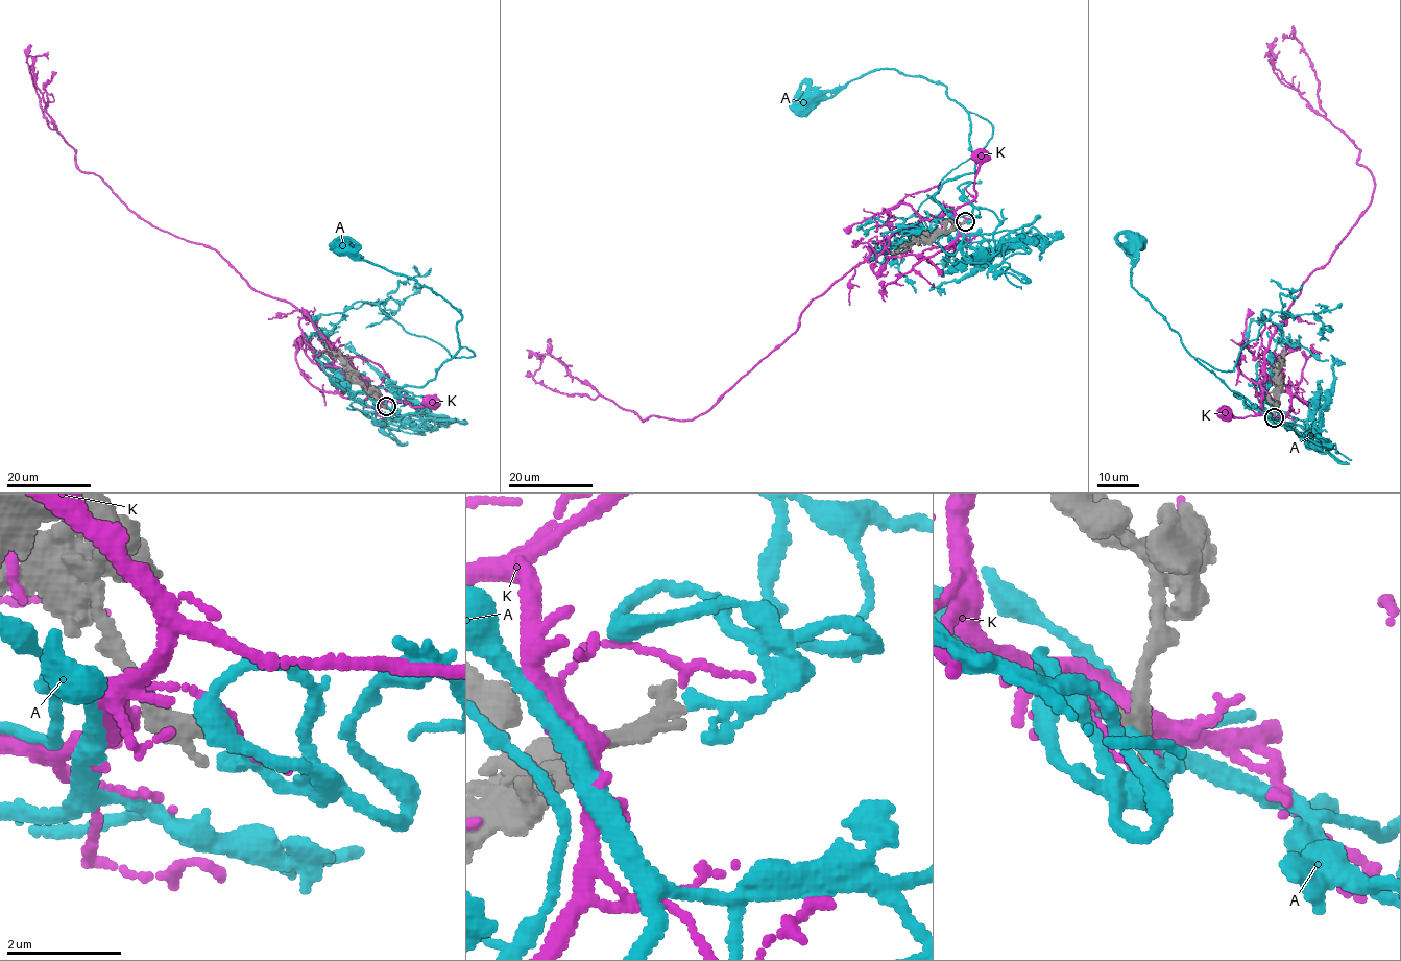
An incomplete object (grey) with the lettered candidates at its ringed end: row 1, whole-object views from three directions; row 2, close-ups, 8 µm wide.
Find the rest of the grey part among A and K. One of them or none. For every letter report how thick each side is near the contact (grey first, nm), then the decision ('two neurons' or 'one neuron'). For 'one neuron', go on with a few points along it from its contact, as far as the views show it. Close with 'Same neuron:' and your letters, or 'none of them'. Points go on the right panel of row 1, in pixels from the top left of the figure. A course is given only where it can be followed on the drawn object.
A: calibres 320 and 140 nm; one neuron; course (1274, 417), (1234, 394), (1132, 288), (1128, 256), (1136, 244)
K: calibres 280 and 110 nm; two neurons
Same neuron: A

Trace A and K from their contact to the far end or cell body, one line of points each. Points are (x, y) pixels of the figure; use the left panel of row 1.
A: (386, 407), (414, 412), (379, 412), (372, 390), (435, 378), (460, 345), (461, 316), (341, 249)
K: (387, 406), (379, 403), (387, 400), (408, 403), (414, 407), (430, 402)

